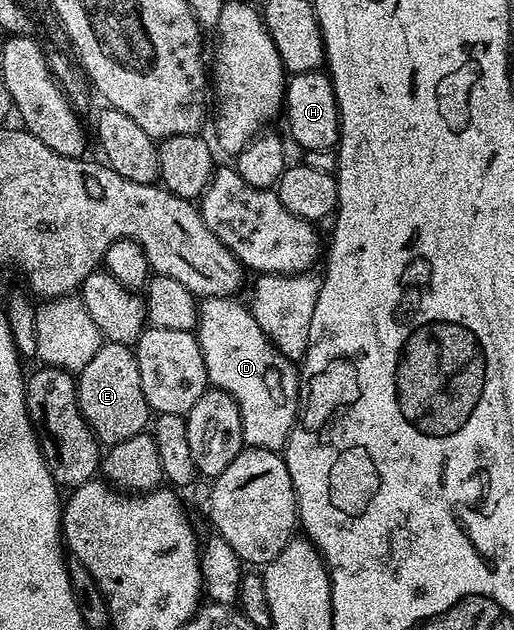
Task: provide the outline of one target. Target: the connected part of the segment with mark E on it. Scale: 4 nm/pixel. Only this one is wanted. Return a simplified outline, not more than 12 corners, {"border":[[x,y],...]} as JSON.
{"border":[[104,342],[77,374],[79,409],[100,445],[152,419],[126,344]]}

